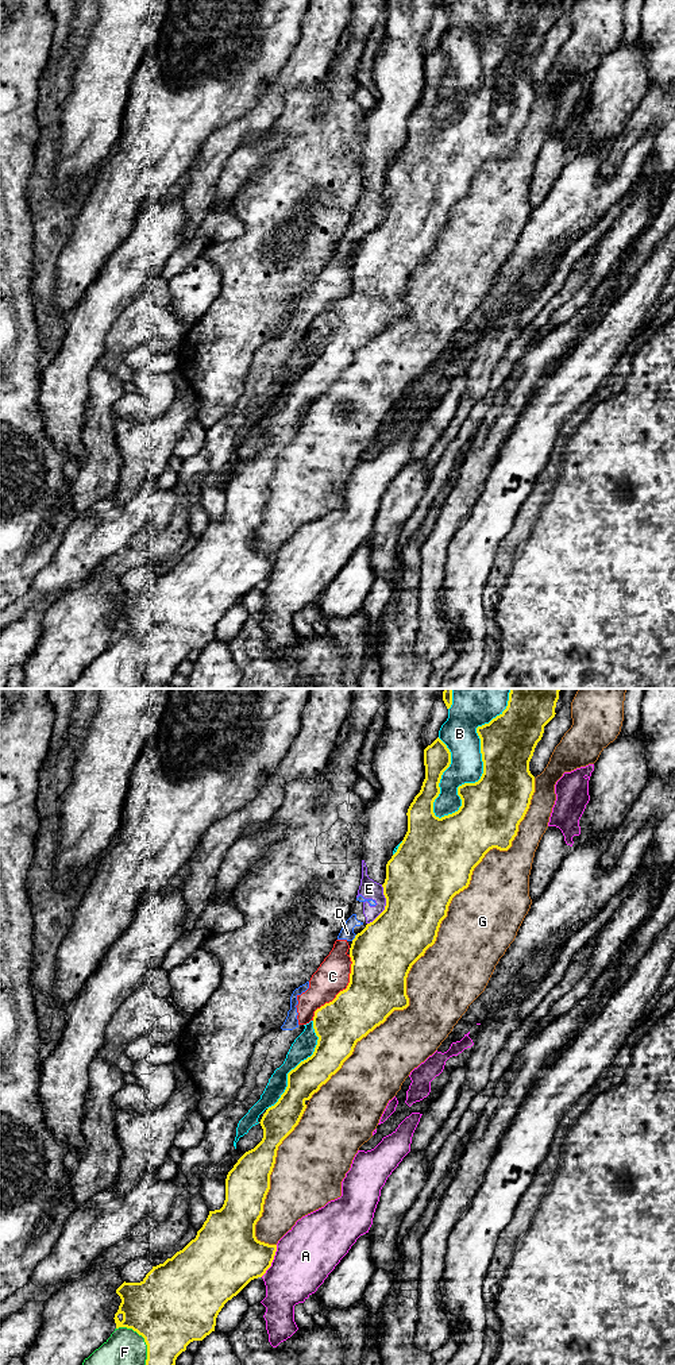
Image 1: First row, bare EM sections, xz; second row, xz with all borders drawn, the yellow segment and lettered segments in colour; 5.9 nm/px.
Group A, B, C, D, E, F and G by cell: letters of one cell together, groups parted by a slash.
A / B / C D E / F / G

